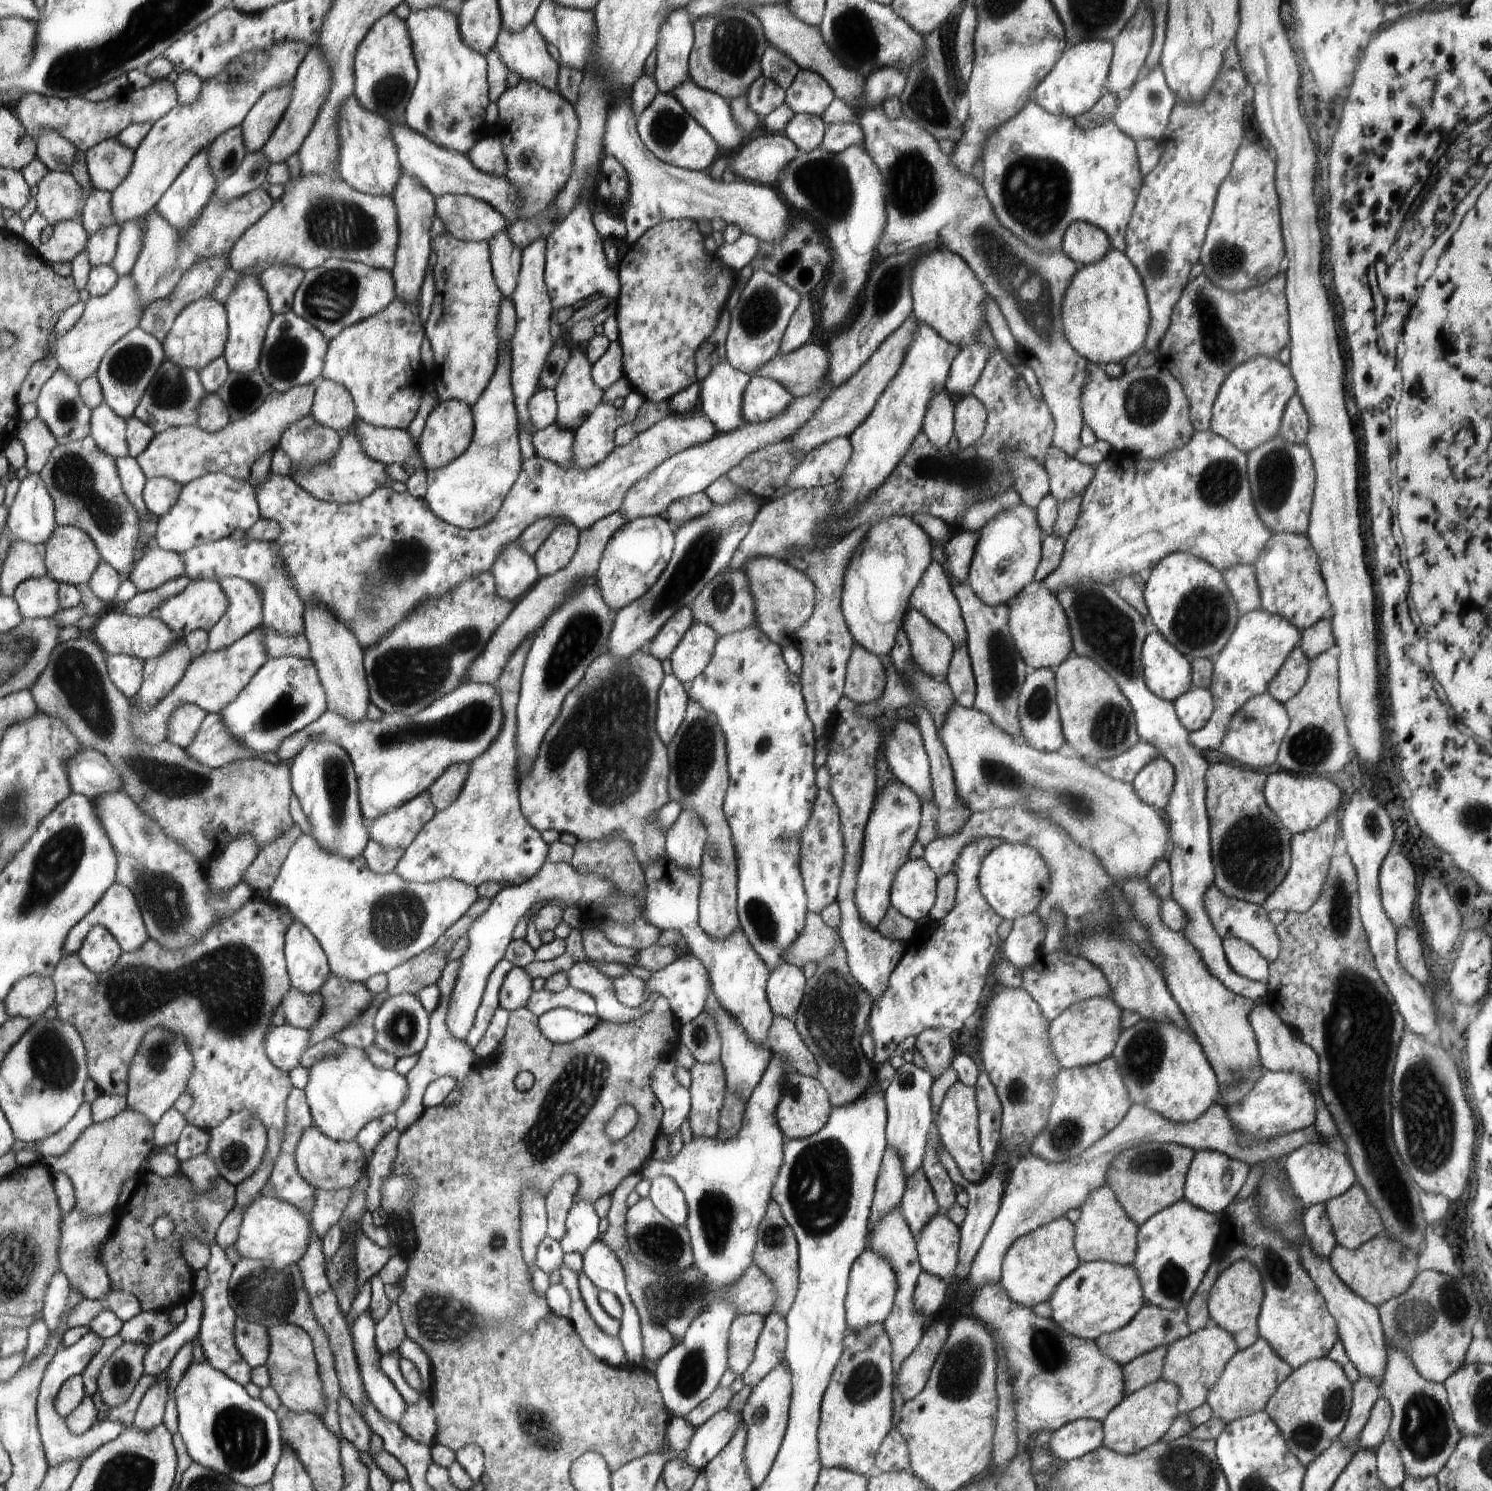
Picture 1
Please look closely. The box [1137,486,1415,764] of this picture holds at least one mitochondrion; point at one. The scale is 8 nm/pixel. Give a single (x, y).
(1201, 618)

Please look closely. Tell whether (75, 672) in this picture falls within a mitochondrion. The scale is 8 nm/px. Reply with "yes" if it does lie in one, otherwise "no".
yes

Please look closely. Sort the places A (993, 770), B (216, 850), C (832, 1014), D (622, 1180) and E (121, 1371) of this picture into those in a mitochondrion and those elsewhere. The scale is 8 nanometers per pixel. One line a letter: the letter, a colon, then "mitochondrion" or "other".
A: mitochondrion
B: other
C: mitochondrion
D: other
E: mitochondrion

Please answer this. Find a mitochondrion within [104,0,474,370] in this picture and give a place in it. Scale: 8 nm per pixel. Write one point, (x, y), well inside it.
(329, 221)

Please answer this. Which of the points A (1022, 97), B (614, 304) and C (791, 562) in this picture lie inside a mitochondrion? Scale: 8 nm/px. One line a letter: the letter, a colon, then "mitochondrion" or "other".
A: other
B: other
C: other

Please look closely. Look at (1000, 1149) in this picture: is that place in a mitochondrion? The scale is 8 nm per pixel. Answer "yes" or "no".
no

